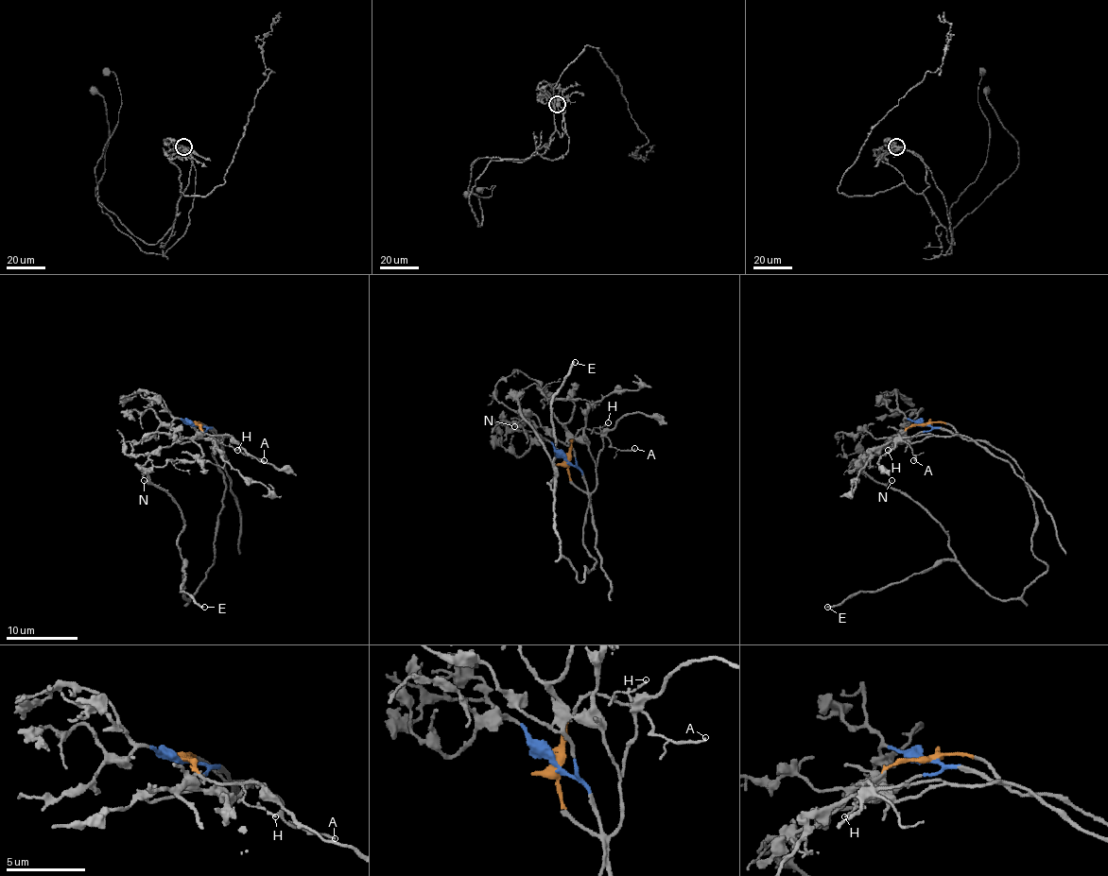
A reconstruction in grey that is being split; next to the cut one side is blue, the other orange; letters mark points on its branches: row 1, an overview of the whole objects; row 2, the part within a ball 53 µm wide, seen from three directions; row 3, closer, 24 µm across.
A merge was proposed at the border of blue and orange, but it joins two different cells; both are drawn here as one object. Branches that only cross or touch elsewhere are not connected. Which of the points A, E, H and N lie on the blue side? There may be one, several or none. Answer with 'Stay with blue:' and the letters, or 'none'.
Stay with blue: none

